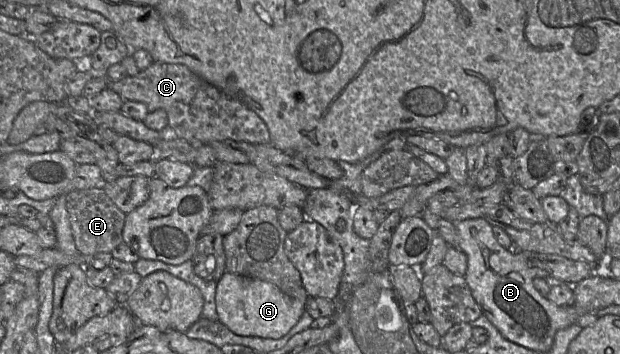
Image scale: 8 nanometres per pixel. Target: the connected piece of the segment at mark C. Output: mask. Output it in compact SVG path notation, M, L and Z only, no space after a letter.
M153 61L135 76L109 81L107 87L124 100L144 103L149 112L164 109L168 116L168 133L191 144L210 144L214 141L245 141L251 144L270 144L265 122L240 101L203 80L183 64Z

